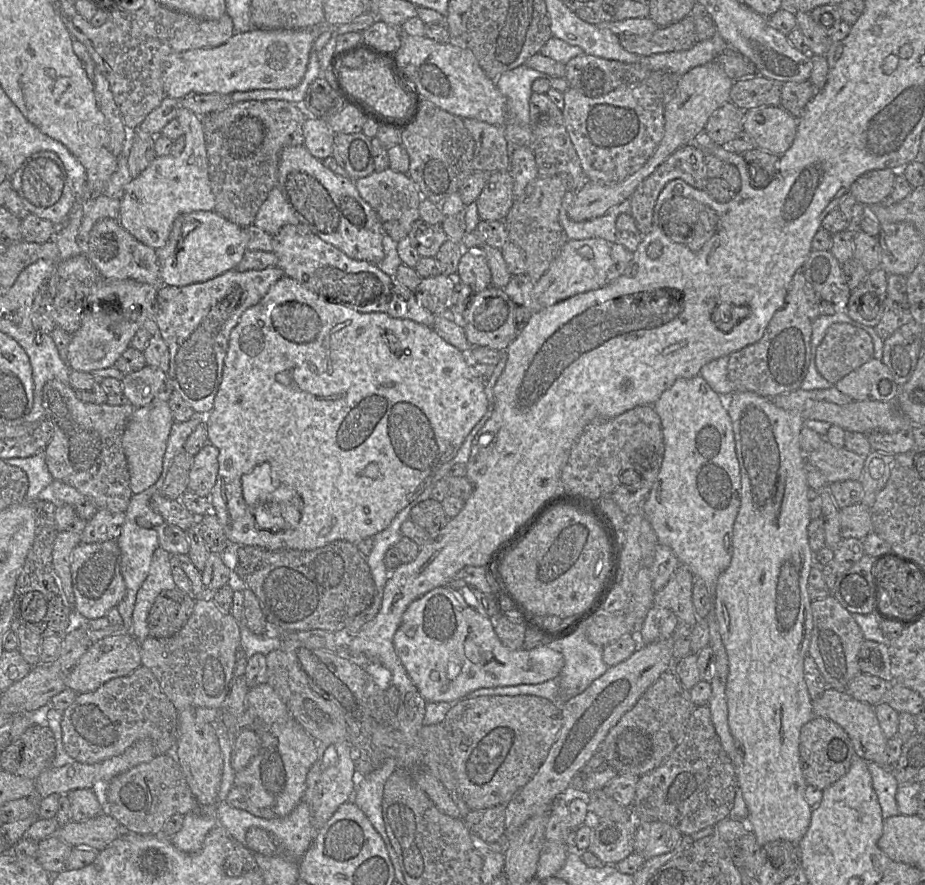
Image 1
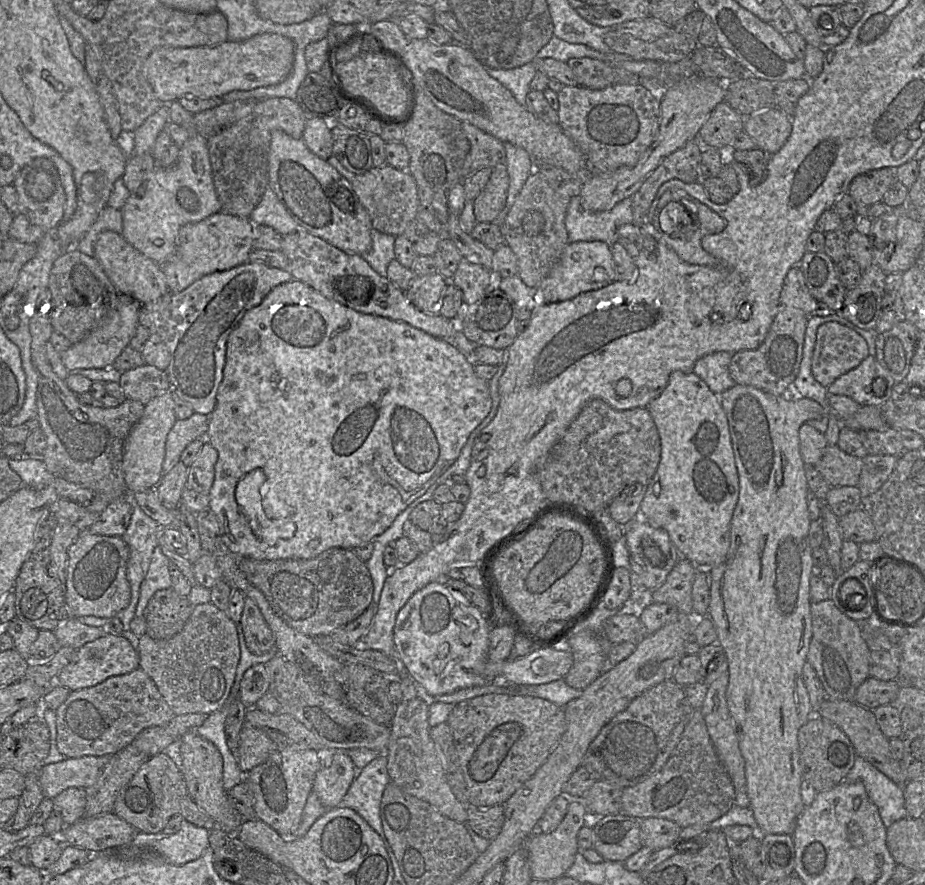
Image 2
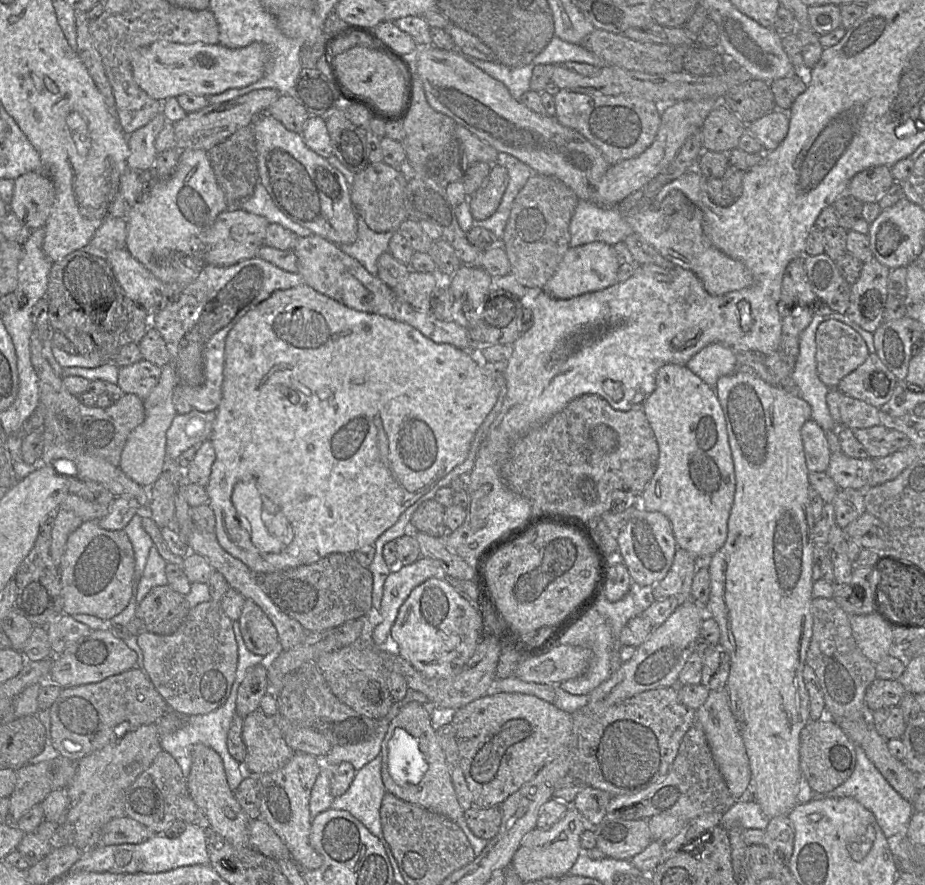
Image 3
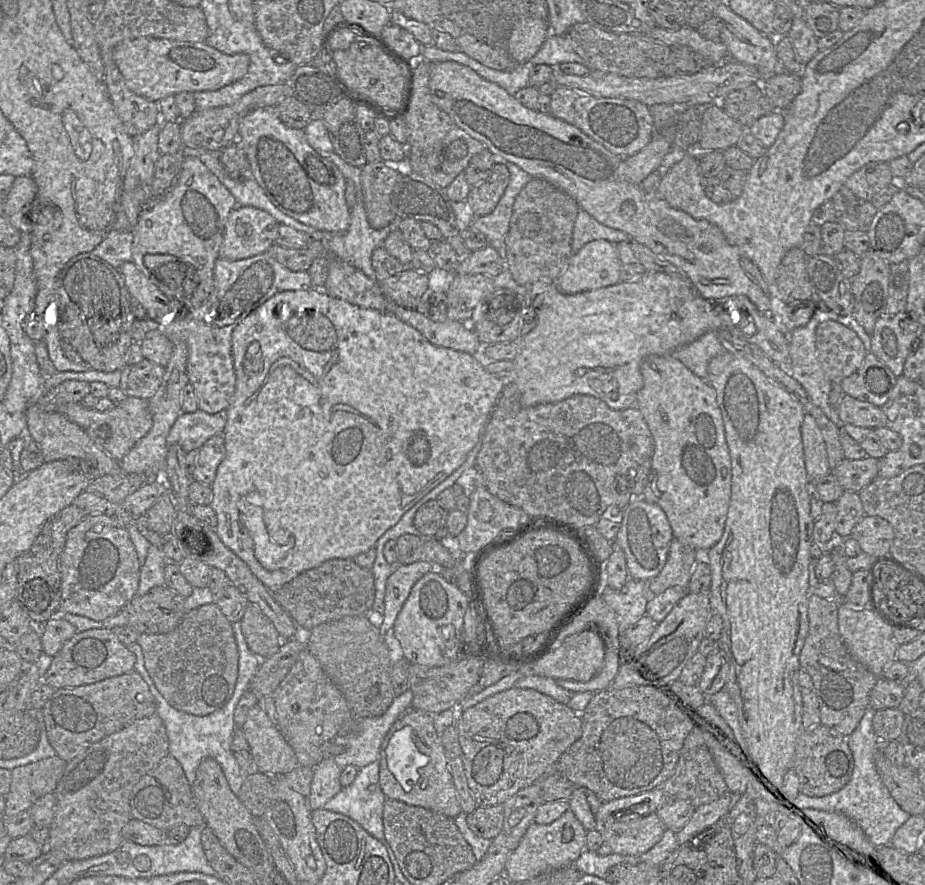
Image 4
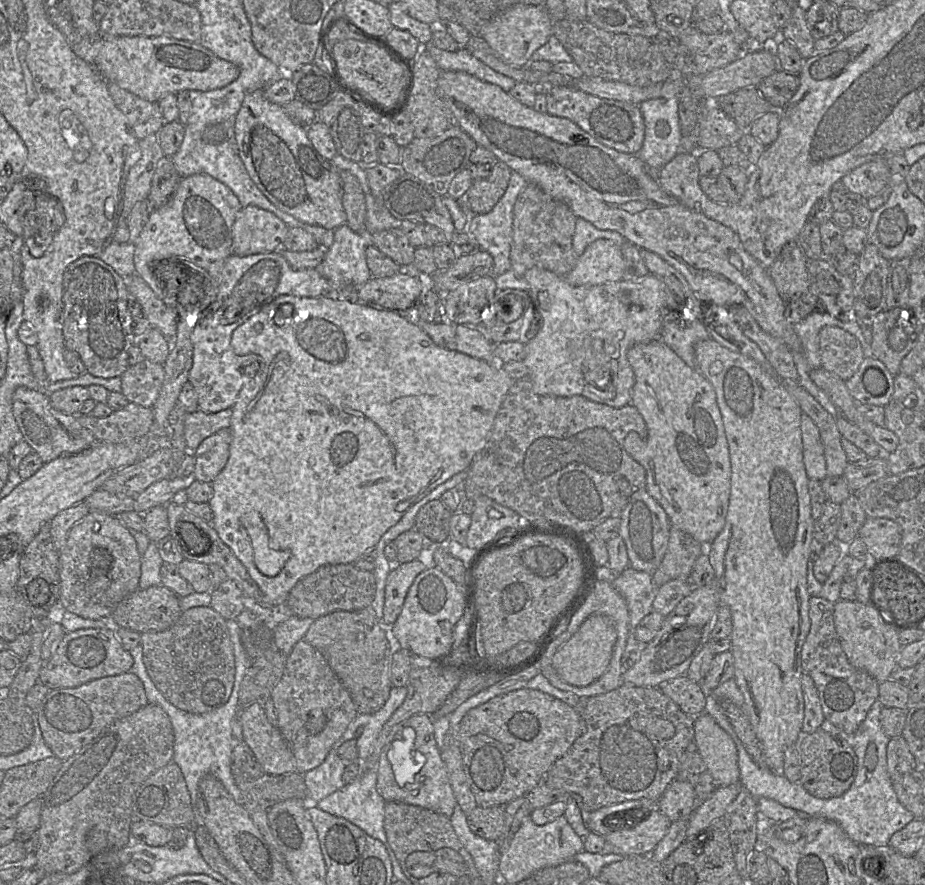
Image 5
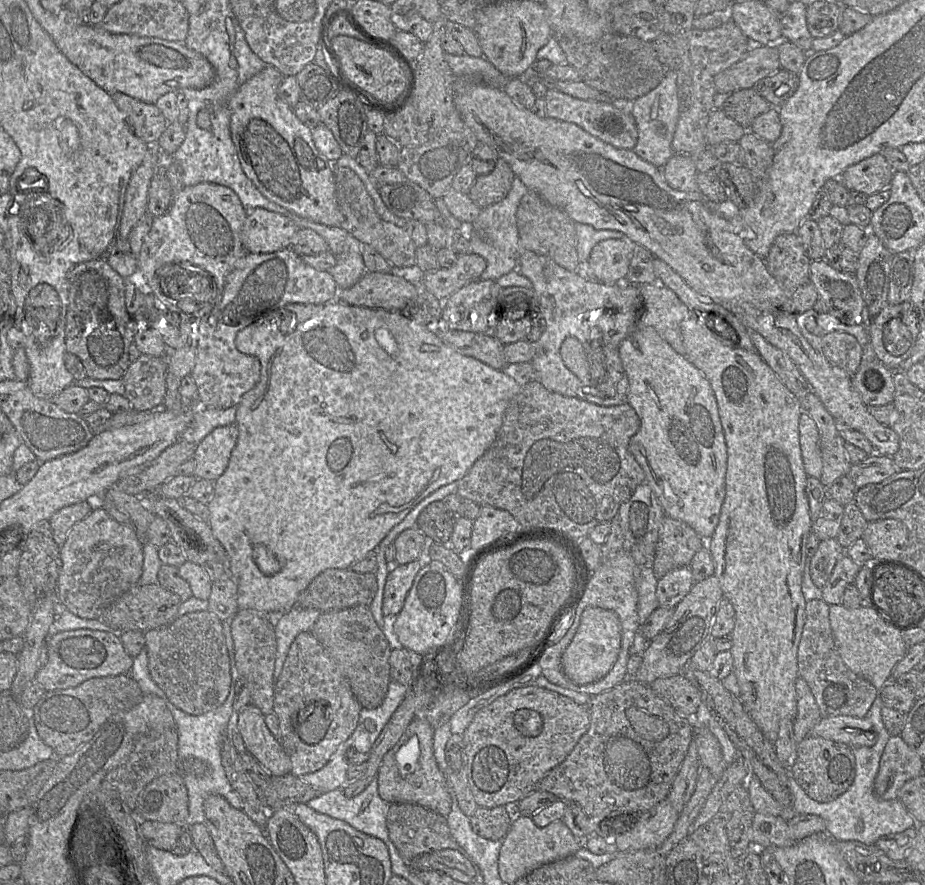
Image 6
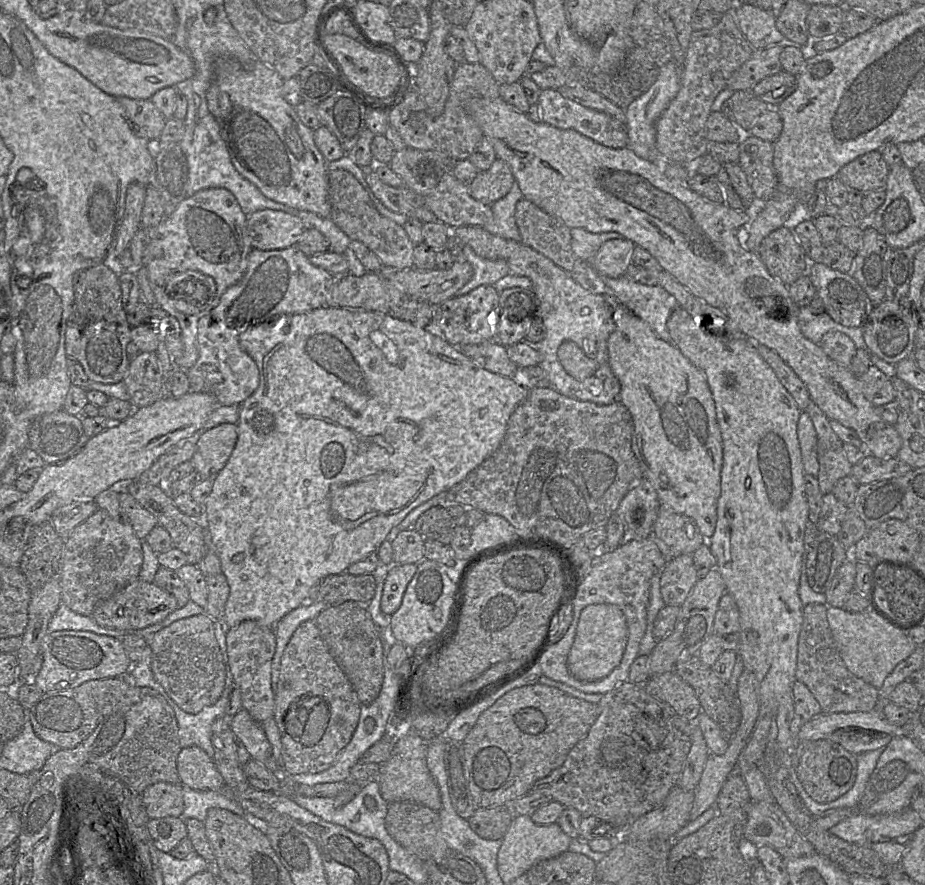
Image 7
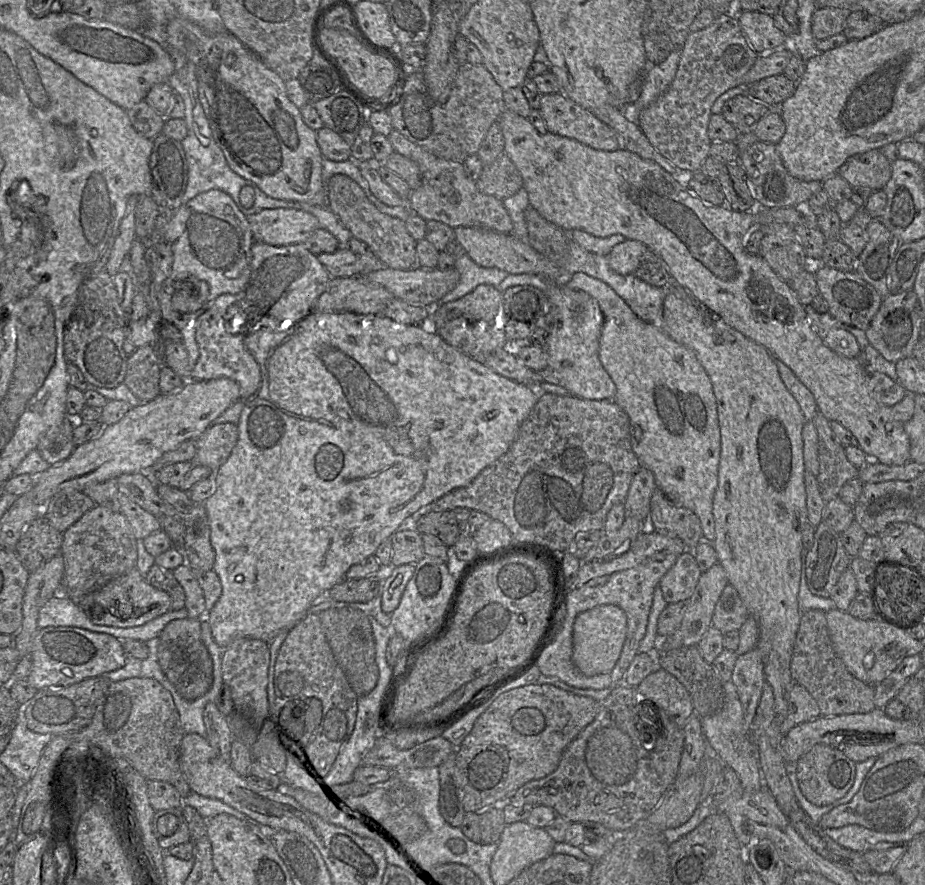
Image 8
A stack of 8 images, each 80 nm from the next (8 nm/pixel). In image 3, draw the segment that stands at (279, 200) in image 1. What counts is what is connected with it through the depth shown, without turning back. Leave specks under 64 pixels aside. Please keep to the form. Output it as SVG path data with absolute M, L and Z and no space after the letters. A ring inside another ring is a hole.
M260 181L256 184L253 194L241 204L240 208L266 218L270 224L279 224L298 237L312 235L309 229L293 222L279 210Z

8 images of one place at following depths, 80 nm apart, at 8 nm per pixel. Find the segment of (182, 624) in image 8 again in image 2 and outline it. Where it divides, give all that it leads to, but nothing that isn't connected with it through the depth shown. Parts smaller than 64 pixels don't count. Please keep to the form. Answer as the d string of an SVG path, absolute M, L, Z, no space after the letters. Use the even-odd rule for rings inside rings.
M203 603L193 608L183 629L169 639L154 639L146 633L139 637L138 653L141 668L154 681L159 692L175 715L202 713L210 715L227 700L239 664L240 647L236 623L214 604Z

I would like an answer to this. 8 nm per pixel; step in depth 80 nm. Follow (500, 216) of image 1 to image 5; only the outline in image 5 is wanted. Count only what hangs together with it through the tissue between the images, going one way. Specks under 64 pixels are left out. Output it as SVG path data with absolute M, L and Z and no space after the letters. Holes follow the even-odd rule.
M497 161L491 174L484 179L474 180L464 200L470 214L490 212L506 192L512 170L502 161Z

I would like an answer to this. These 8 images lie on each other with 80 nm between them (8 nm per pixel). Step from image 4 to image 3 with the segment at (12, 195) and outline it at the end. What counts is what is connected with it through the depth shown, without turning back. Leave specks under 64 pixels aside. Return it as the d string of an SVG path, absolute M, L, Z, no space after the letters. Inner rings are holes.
M43 171L25 173L14 180L13 196L8 205L29 229L43 228L55 199L51 179Z

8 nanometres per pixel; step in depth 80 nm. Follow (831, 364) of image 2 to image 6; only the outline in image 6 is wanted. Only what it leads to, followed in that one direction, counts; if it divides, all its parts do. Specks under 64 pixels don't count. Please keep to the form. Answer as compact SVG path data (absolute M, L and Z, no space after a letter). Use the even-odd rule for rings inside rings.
M834 331L823 336L822 354L833 366L853 376L861 365L863 347L854 336Z

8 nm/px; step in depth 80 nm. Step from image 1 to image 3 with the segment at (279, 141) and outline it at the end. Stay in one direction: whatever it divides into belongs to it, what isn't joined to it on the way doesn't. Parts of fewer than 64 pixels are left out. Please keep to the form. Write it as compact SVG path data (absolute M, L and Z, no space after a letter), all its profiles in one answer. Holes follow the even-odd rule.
M280 95L265 112L278 120L286 129L302 134L309 115L293 95ZM252 124L242 127L229 138L208 151L216 181L222 189L228 209L240 208L259 182L257 151Z

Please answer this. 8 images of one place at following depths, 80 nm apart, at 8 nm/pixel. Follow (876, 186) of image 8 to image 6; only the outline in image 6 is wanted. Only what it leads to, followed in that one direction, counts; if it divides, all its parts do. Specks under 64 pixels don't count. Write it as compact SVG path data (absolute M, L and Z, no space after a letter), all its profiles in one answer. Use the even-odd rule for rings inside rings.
M875 154L845 169L840 181L848 190L869 196L889 189L894 172L882 154Z

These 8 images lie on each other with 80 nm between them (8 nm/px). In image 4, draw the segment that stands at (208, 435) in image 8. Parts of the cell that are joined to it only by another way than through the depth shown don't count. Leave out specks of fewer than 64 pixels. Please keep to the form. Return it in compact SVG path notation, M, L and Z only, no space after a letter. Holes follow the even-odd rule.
M222 434L208 439L199 449L195 460L195 469L190 476L192 481L211 485L216 471L225 456L225 443Z

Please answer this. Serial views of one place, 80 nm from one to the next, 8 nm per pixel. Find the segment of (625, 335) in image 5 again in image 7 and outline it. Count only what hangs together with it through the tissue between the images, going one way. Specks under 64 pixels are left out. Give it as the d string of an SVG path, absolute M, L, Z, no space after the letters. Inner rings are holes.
M461 226L451 231L479 257L488 260L503 259L509 266L509 274L525 276L532 281L533 291L540 302L540 316L546 327L544 339L534 346L540 355L538 366L546 372L551 389L564 396L599 405L619 402L621 386L609 366L607 350L607 340L615 330L613 313L620 304L618 300L610 293L593 293L583 288L569 273L522 242L493 235L480 226ZM565 341L576 343L587 357L594 359L597 369L592 376L578 381L564 370L557 352Z

